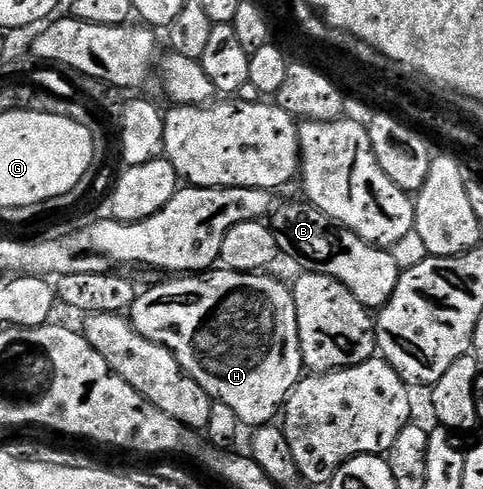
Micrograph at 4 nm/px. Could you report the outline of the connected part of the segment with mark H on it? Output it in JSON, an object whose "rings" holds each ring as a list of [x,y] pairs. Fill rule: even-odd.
{"rings":[[[210,269],[204,273],[190,273],[184,277],[169,277],[166,283],[157,283],[150,291],[142,290],[137,296],[137,300],[128,307],[127,318],[130,323],[147,341],[155,341],[155,345],[163,345],[179,361],[179,365],[189,374],[192,379],[207,392],[209,398],[222,403],[231,405],[232,411],[239,417],[239,421],[249,429],[262,427],[265,424],[272,424],[278,418],[279,412],[289,402],[290,395],[296,389],[297,384],[303,378],[303,353],[299,345],[299,321],[295,313],[295,297],[290,284],[280,283],[273,276],[273,273],[258,273],[248,275],[238,271],[226,271],[224,269]]]}

